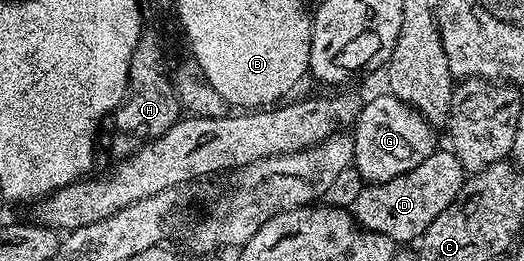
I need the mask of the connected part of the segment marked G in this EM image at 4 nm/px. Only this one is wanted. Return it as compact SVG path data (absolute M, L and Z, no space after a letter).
M392 93L366 100L351 129L353 139L353 165L361 172L365 183L390 181L423 163L438 148L434 126L418 109L400 101Z

